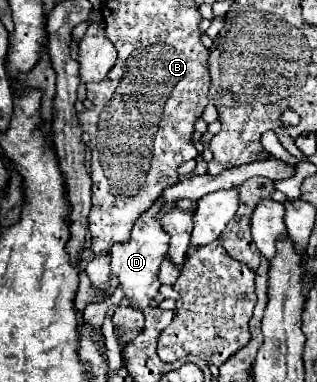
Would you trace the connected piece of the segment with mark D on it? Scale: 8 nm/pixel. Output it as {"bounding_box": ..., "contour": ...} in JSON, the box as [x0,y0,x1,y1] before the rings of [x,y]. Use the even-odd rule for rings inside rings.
{"bounding_box":[110,198,168,310],"contour":[[[158,198],[156,204],[152,204],[152,208],[148,208],[148,212],[140,216],[140,220],[136,220],[132,228],[132,236],[124,244],[114,244],[110,252],[112,272],[118,274],[118,282],[124,288],[124,294],[132,300],[132,308],[136,310],[146,310],[150,306],[150,300],[158,294],[158,288],[160,288],[158,268],[164,260],[164,254],[168,252],[168,232],[160,228],[160,222],[156,218],[160,212],[160,204],[162,200]]]}

